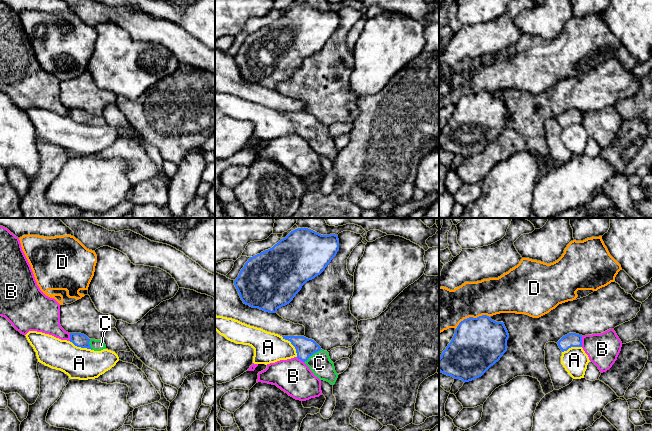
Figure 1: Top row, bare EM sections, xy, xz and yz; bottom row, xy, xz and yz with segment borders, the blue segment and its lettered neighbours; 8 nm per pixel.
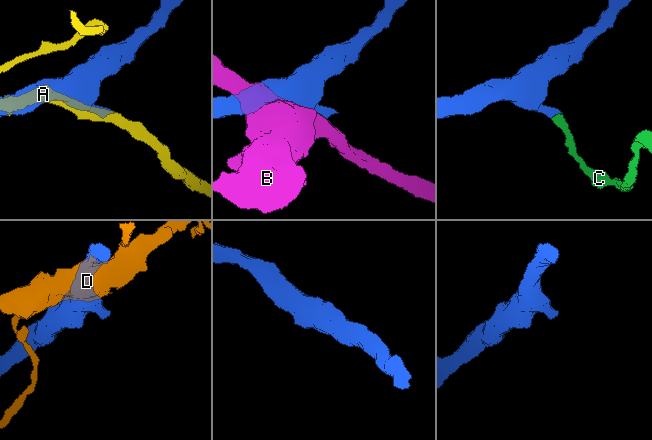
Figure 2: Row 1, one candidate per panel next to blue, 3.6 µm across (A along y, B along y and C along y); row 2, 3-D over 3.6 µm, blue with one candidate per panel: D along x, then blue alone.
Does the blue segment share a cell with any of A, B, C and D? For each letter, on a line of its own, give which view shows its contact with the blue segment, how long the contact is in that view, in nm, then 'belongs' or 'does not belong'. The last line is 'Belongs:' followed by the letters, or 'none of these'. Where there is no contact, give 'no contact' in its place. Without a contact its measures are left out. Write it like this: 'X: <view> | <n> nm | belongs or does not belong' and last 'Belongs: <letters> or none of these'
A: xz | 220 nm | does not belong
B: yz | 90 nm | does not belong
C: xz | 190 nm | belongs
D: yz | 300 nm | does not belong
Belongs: C

